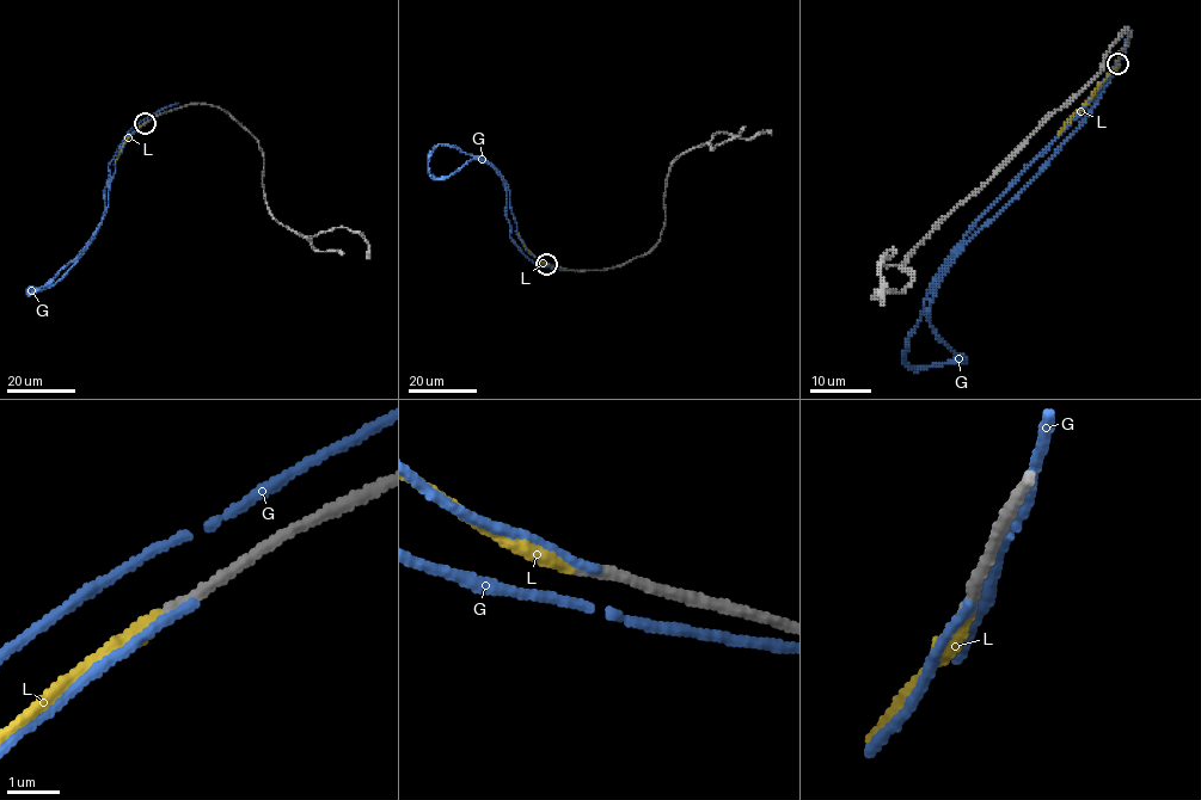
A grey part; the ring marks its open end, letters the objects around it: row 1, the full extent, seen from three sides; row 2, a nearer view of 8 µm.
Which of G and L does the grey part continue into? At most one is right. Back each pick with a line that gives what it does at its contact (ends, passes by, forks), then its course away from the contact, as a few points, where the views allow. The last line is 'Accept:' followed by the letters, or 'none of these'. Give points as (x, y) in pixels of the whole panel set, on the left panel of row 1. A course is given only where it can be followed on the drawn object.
L: it ends; course (145, 123), (127, 139), (115, 162)
Accept: L

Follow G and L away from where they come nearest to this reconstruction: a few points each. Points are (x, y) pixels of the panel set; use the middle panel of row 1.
G: (546, 264), (528, 251), (516, 232), (509, 189), (501, 176), (509, 235), (519, 248), (538, 264), (580, 270)
L: (546, 264), (524, 246), (516, 231)

